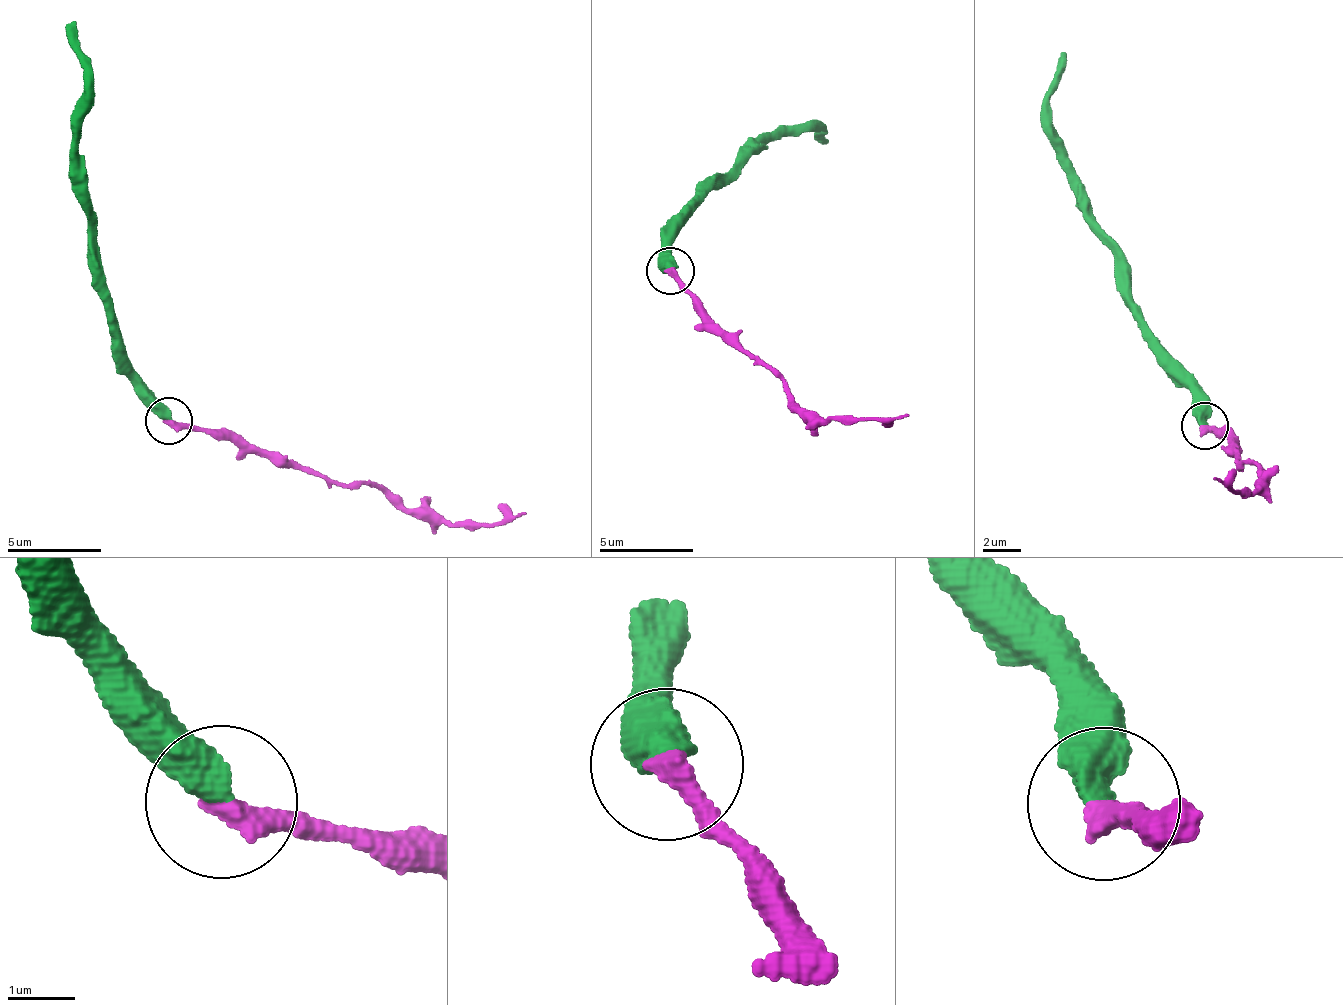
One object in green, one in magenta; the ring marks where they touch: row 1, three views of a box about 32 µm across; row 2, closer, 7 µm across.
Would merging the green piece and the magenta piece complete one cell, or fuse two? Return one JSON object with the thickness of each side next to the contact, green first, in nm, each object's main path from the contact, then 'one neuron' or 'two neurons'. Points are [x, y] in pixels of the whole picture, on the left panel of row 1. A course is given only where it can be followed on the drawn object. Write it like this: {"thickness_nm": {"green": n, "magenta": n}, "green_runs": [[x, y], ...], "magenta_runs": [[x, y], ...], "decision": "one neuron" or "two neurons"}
{"thickness_nm": {"green": 480, "magenta": 380}, "green_runs": [[169, 421], [135, 373], [107, 287], [97, 229], [79, 183], [77, 155], [86, 89], [86, 57], [73, 21]], "magenta_runs": [[169, 421], [226, 428], [252, 448], [374, 483], [453, 525], [510, 523], [524, 512]], "decision": "two neurons"}

